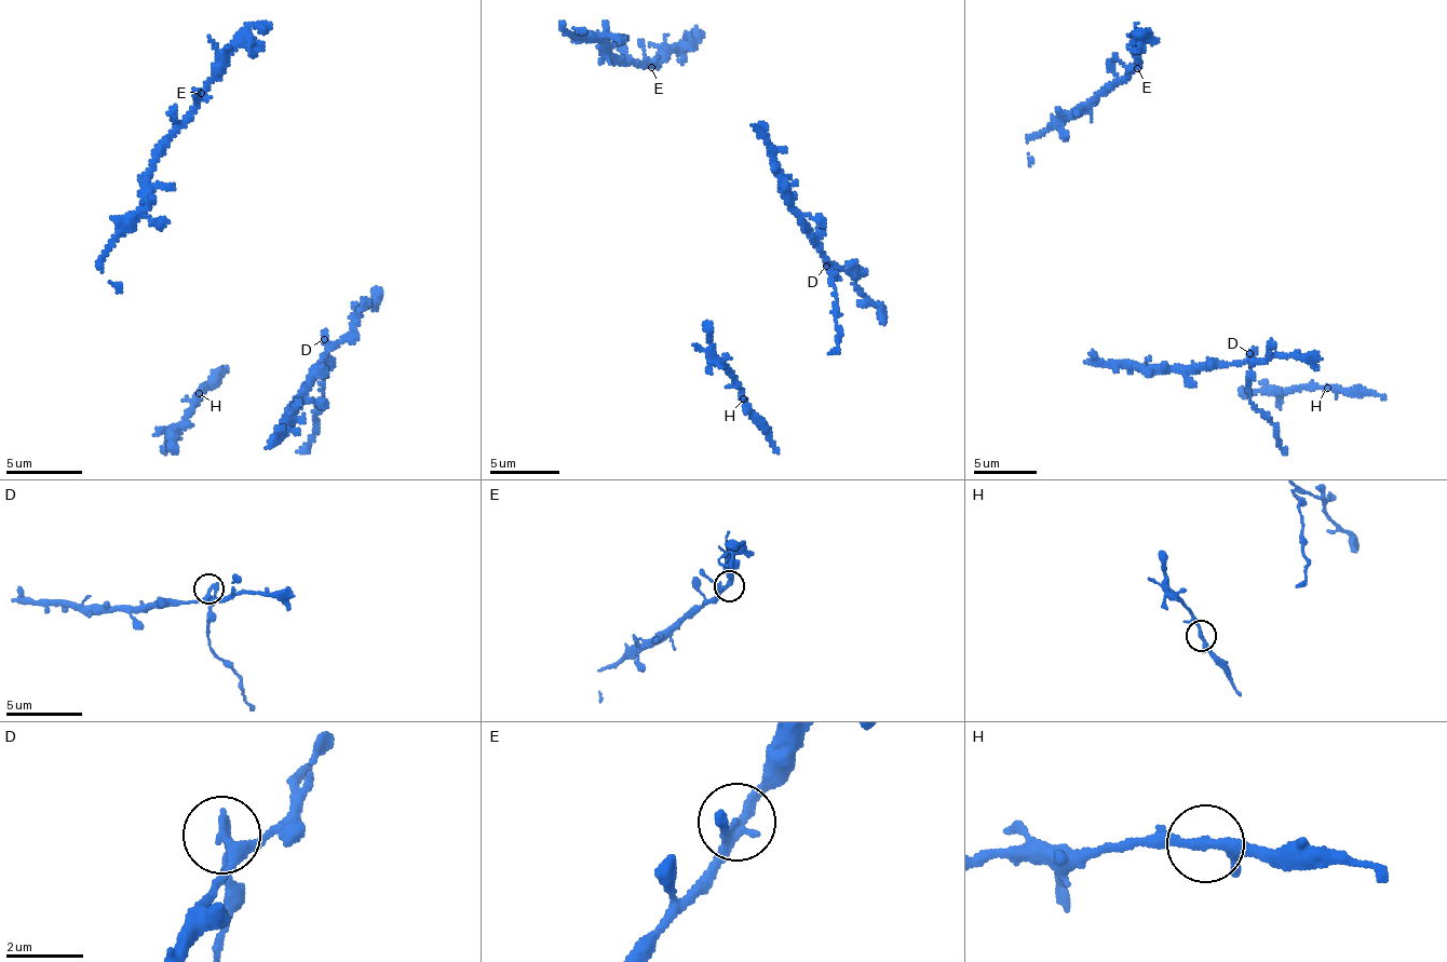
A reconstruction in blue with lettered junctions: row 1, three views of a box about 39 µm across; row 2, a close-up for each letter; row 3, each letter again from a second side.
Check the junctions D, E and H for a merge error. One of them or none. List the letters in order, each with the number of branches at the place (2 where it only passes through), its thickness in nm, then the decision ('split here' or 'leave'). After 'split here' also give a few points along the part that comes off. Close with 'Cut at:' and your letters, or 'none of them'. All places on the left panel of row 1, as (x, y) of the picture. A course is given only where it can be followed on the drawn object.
D: 3 | 240 nm | split here | (323, 340), (323, 401), (314, 421), (314, 441), (297, 451)
E: 3 | 240 nm | leave
H: 3 | 200 nm | leave
Cut at: D

